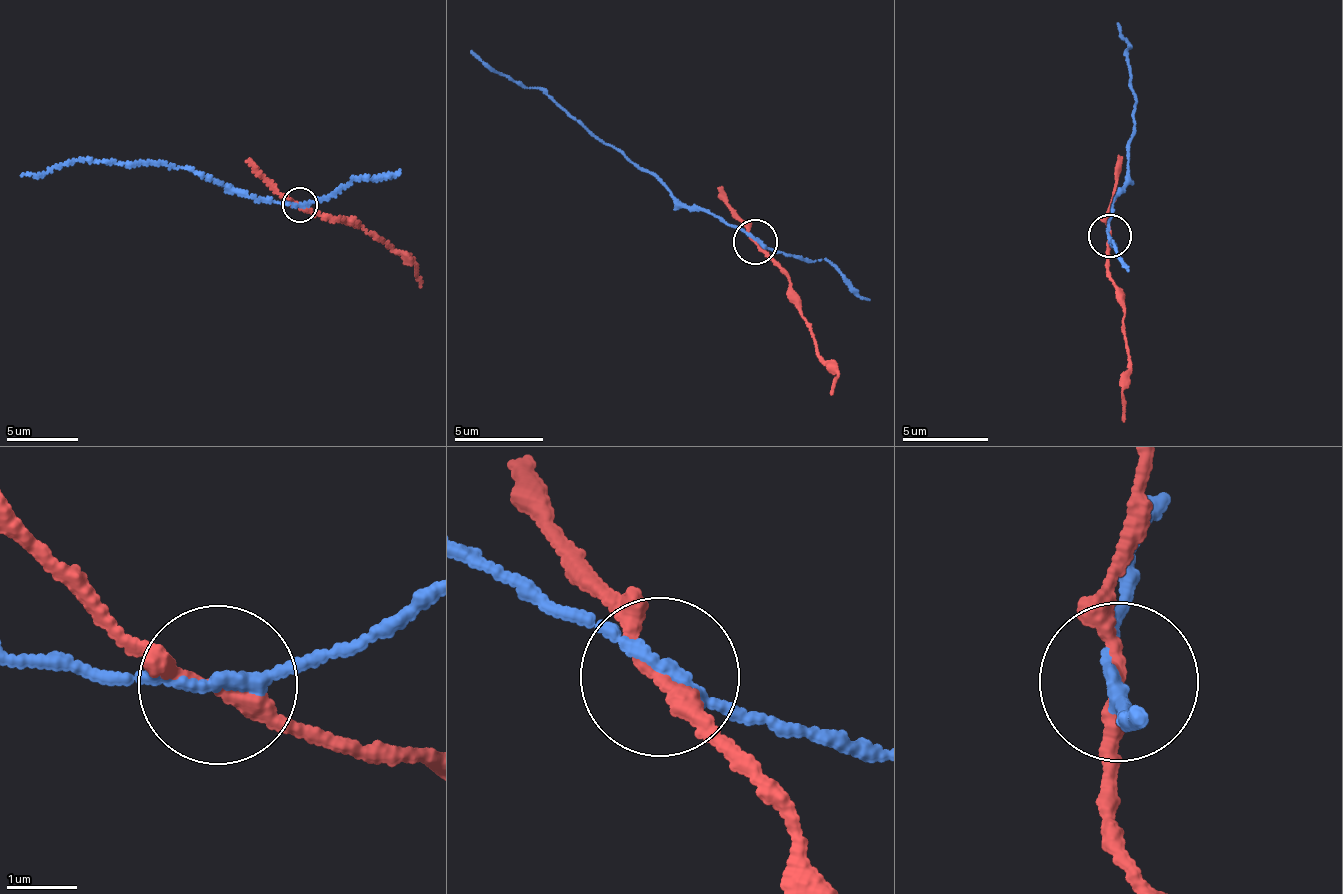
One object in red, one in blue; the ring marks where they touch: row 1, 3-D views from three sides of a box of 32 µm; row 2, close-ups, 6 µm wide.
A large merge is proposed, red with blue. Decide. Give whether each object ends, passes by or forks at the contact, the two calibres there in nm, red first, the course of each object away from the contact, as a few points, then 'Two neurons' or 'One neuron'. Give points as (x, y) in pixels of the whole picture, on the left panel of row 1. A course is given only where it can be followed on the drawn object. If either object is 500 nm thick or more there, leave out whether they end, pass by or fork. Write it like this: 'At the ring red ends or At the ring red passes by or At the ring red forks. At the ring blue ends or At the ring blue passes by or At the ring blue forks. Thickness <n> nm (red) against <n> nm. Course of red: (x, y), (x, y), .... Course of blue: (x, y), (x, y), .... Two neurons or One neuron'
At the ring red passes by. At the ring blue passes by. Thickness 220 nm (red) against 170 nm. Course of red: (300, 206), (363, 229), (403, 252), (417, 265), (421, 286). Course of blue: (300, 206), (255, 198), (225, 189), (196, 171), (159, 163), (73, 159), (21, 175). Two neurons

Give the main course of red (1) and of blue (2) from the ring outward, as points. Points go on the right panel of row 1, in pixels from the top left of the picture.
1: (1108, 237), (1107, 268), (1124, 314), (1127, 369), (1123, 421)
2: (1108, 237), (1112, 200), (1127, 177), (1136, 109), (1133, 46), (1116, 23)

